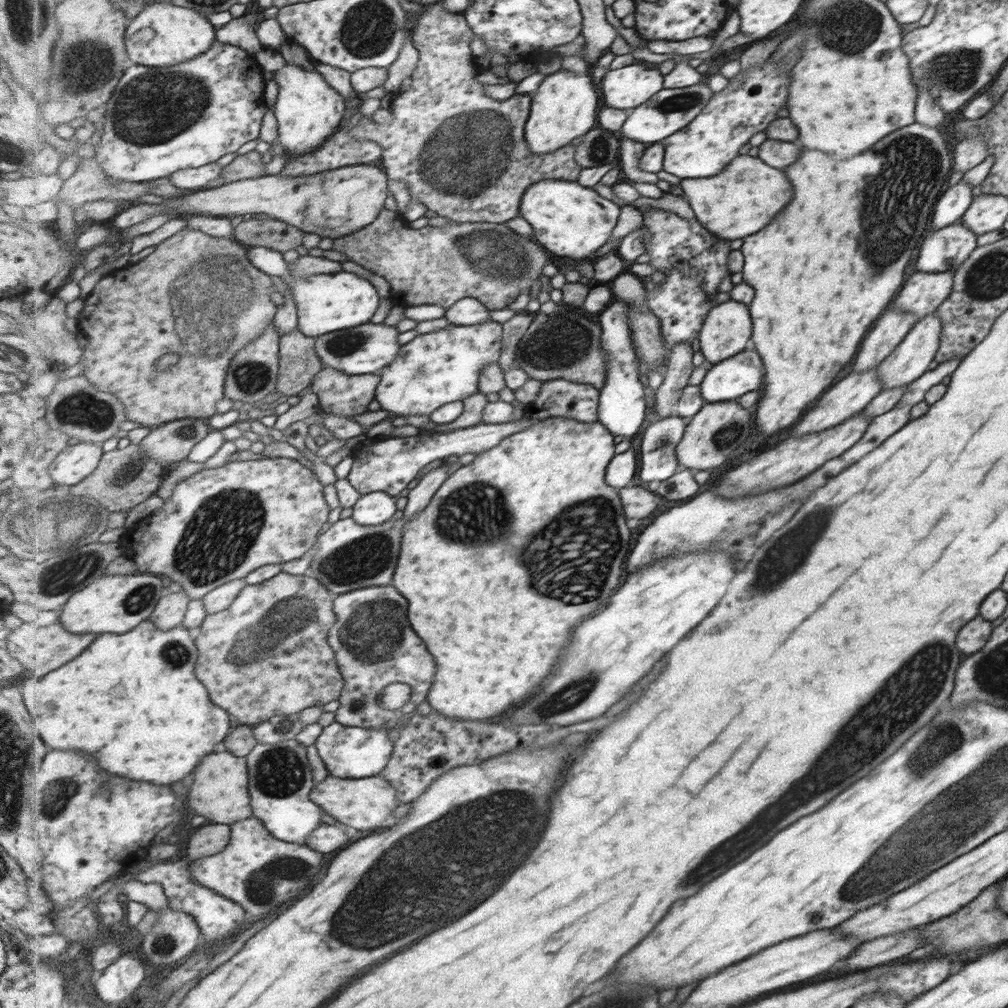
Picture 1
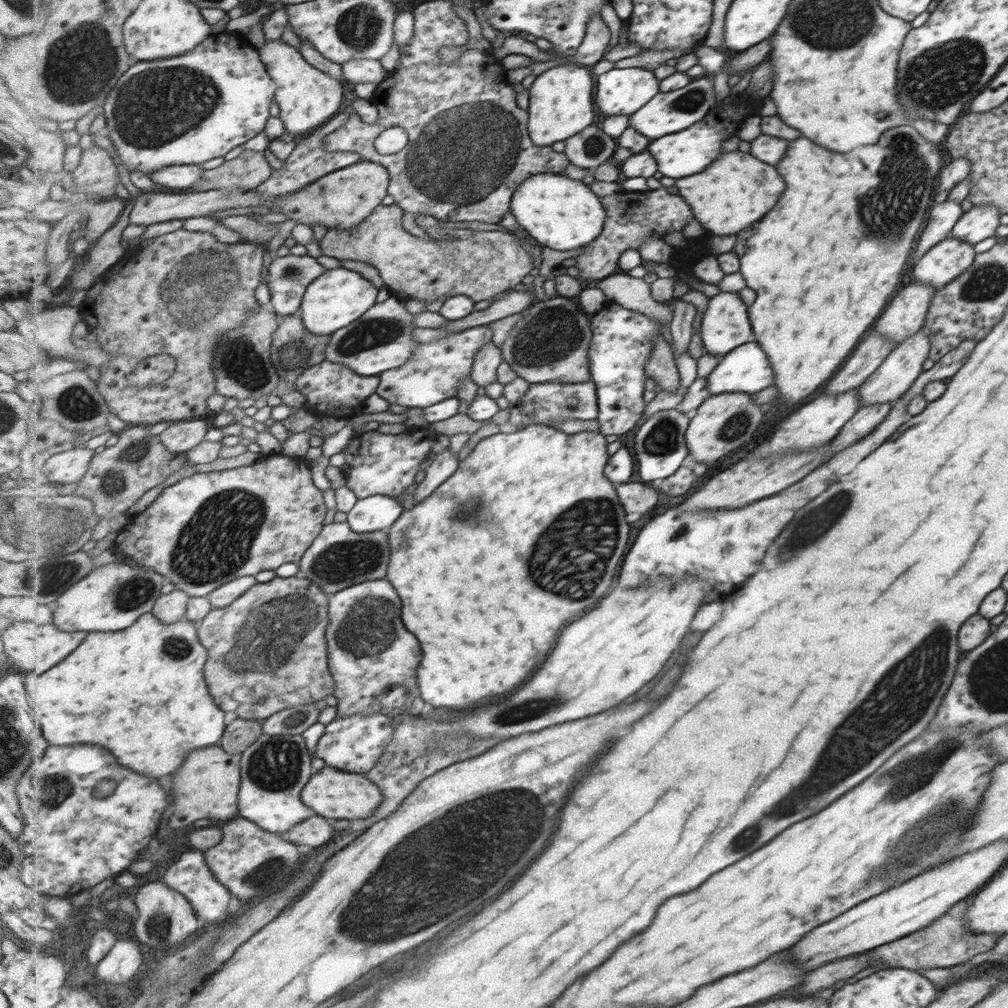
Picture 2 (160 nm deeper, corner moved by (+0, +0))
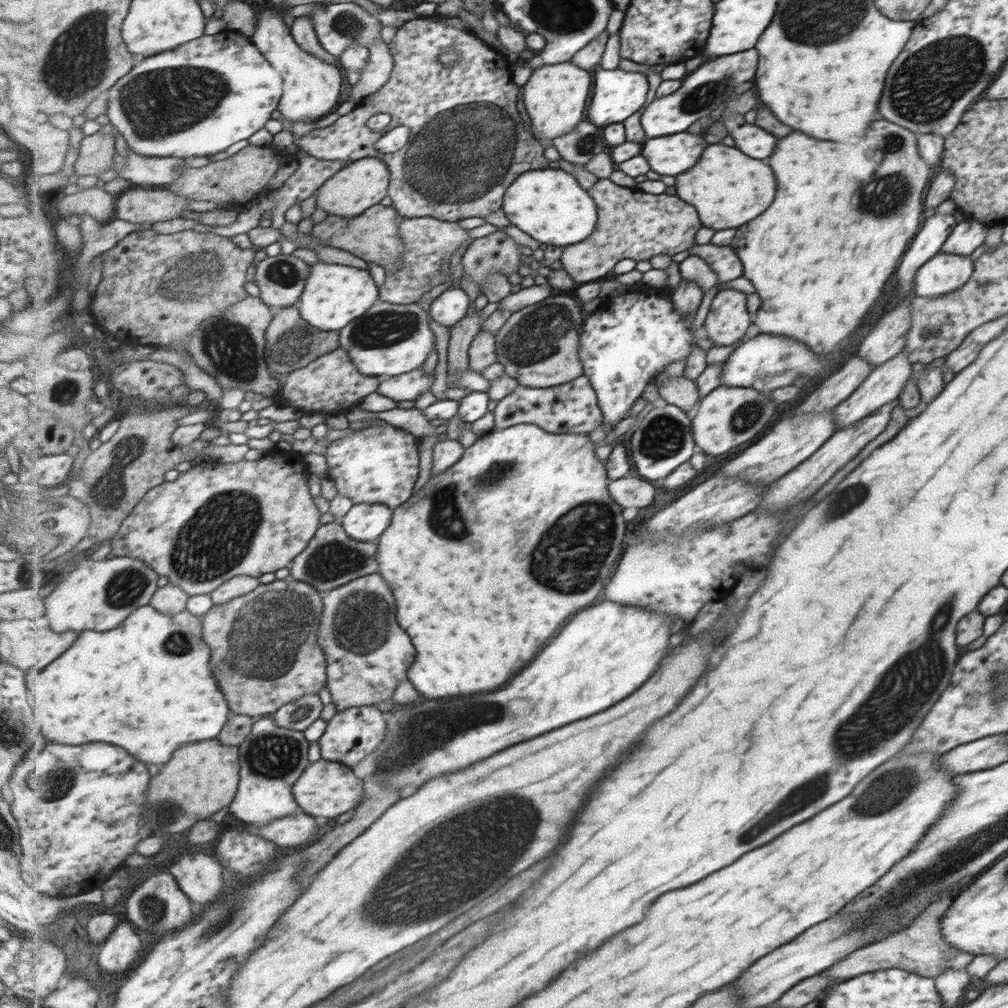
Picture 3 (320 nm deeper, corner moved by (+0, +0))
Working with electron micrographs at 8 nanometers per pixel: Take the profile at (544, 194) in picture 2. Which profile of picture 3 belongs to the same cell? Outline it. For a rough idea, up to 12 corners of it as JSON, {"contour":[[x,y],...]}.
{"contour":[[531,170],[505,212],[542,247],[597,226],[597,204],[565,170]]}

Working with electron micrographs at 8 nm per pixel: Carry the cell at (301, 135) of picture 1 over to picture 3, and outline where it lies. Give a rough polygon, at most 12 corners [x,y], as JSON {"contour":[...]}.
{"contour":[[277,7],[251,38],[282,74],[278,110],[295,124],[329,115],[341,70],[303,50]]}

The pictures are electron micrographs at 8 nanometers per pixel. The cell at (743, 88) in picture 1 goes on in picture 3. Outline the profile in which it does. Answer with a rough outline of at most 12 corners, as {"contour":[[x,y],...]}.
{"contour":[[683,132],[653,138],[643,156],[653,172],[677,176],[695,166],[707,144]]}

